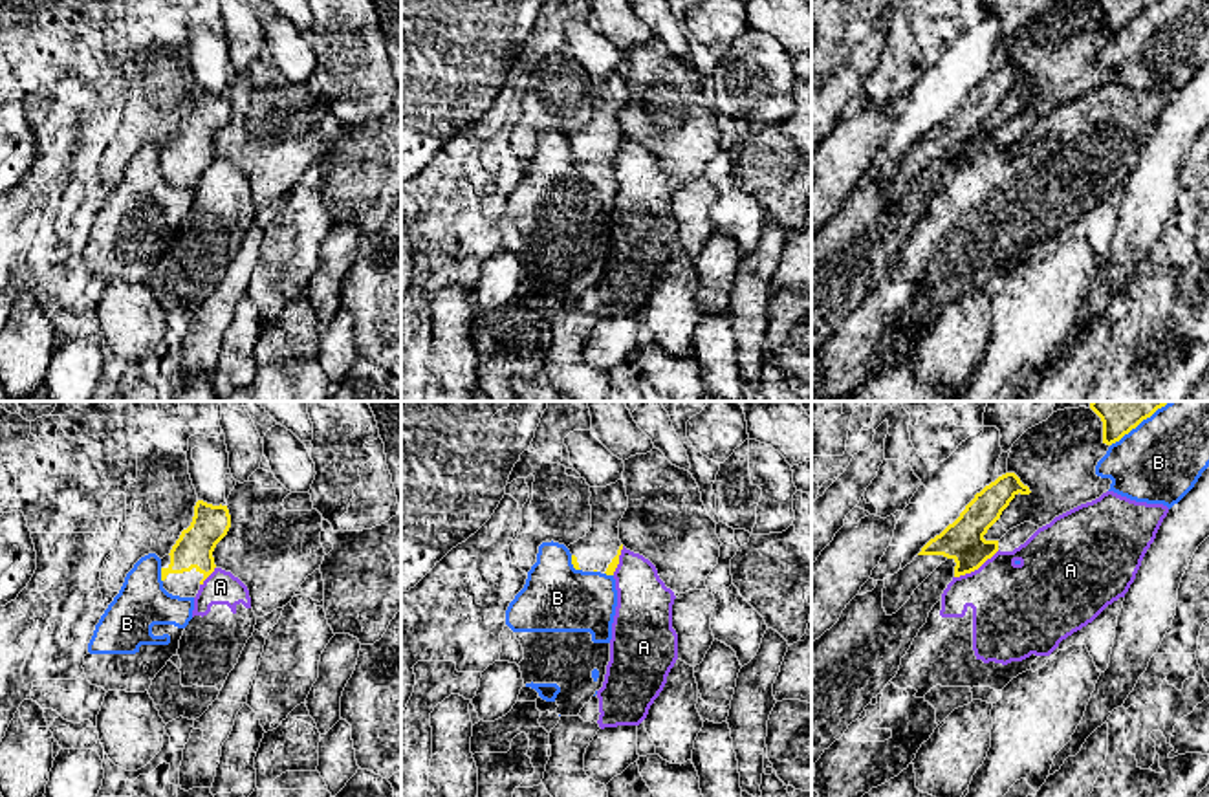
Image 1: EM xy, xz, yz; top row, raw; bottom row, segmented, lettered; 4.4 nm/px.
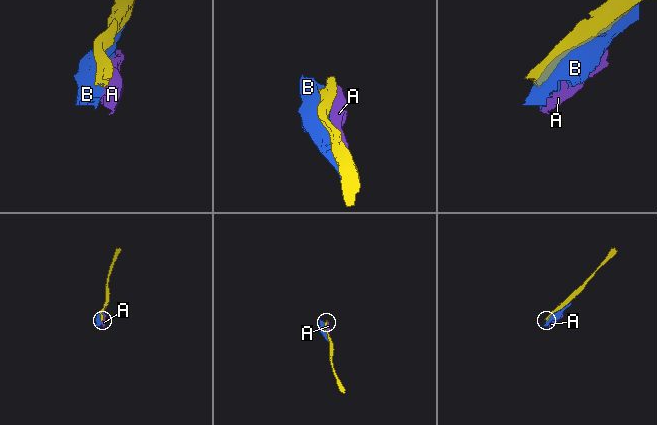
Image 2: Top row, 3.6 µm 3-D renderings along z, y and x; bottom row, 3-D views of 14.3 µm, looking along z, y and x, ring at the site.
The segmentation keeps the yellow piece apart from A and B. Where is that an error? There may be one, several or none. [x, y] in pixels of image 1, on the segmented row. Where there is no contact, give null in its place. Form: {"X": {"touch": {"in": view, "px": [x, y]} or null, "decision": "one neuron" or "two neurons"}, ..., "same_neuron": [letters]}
{"A": {"touch": {"in": "yz", "px": [977, 568]}, "decision": "two neurons"}, "B": {"touch": {"in": "yz", "px": [1140, 422]}, "decision": "two neurons"}, "same_neuron": []}

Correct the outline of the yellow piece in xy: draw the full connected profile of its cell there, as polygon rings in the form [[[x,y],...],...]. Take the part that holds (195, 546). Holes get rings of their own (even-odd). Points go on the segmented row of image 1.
[[[198,500],[187,530],[161,559],[163,588],[180,597],[196,597],[203,581],[214,572],[212,551],[227,535],[231,515],[227,506]]]

